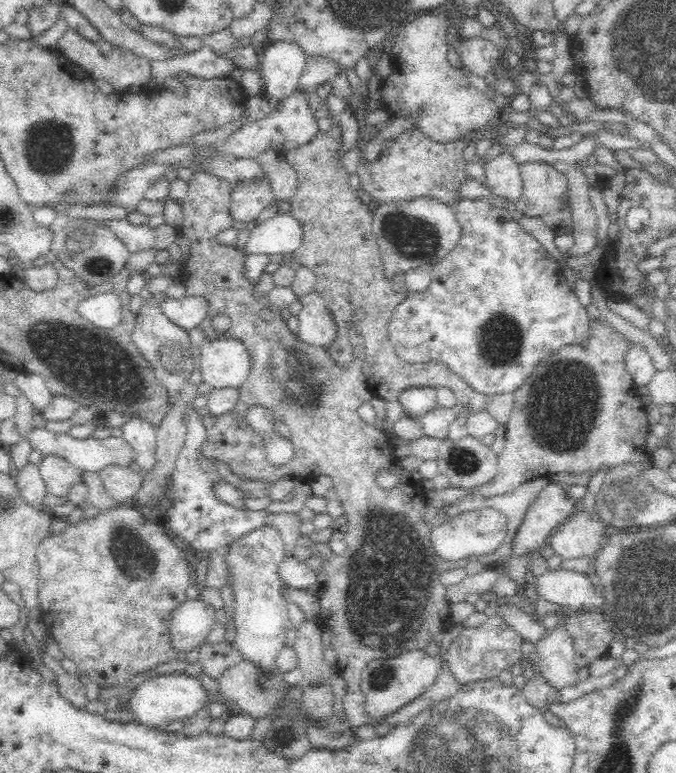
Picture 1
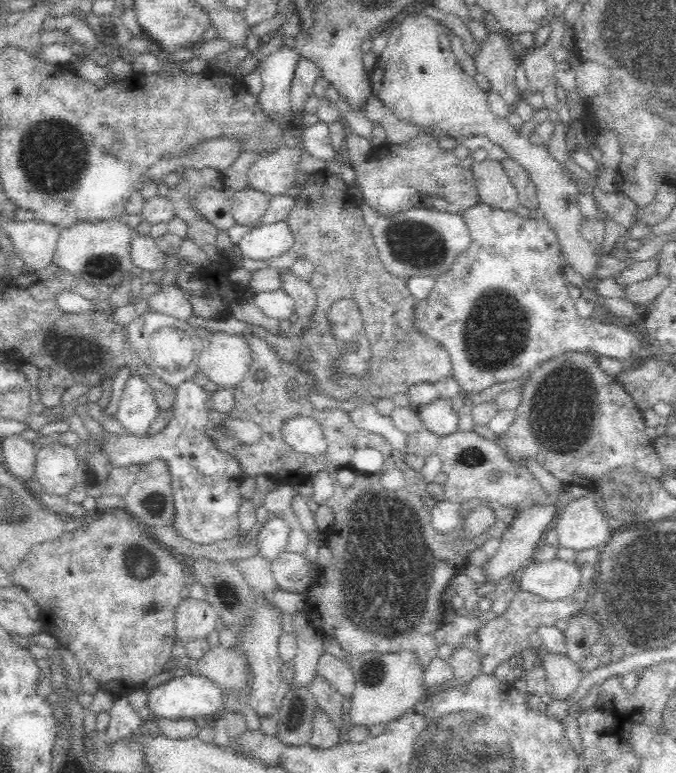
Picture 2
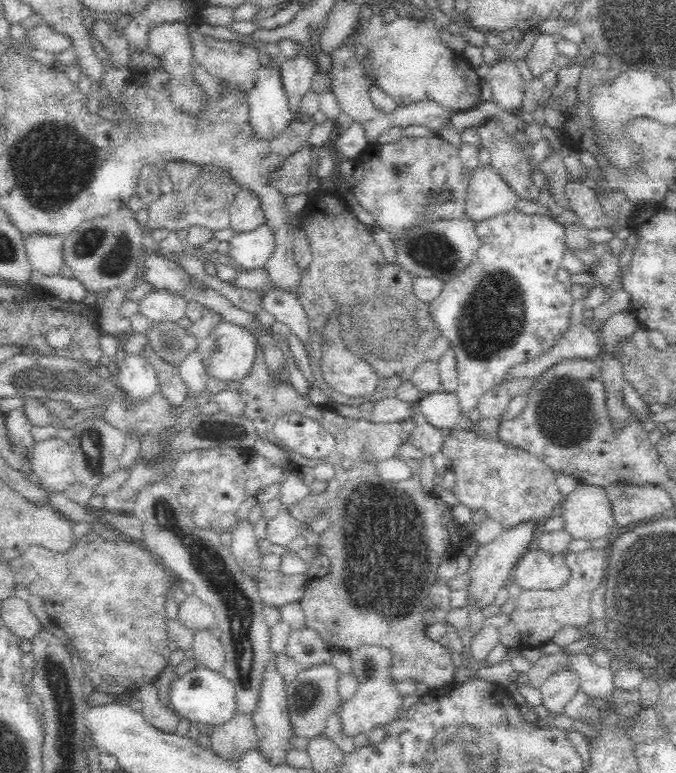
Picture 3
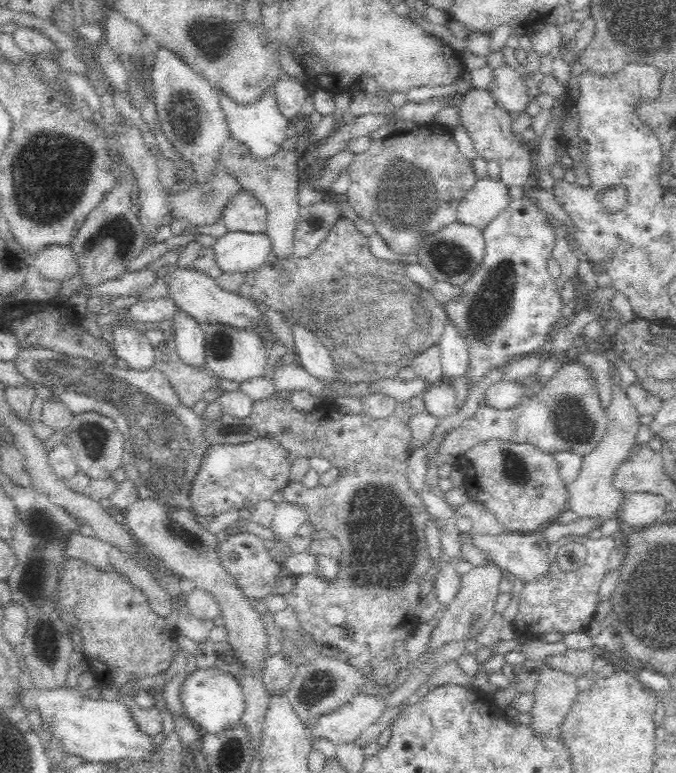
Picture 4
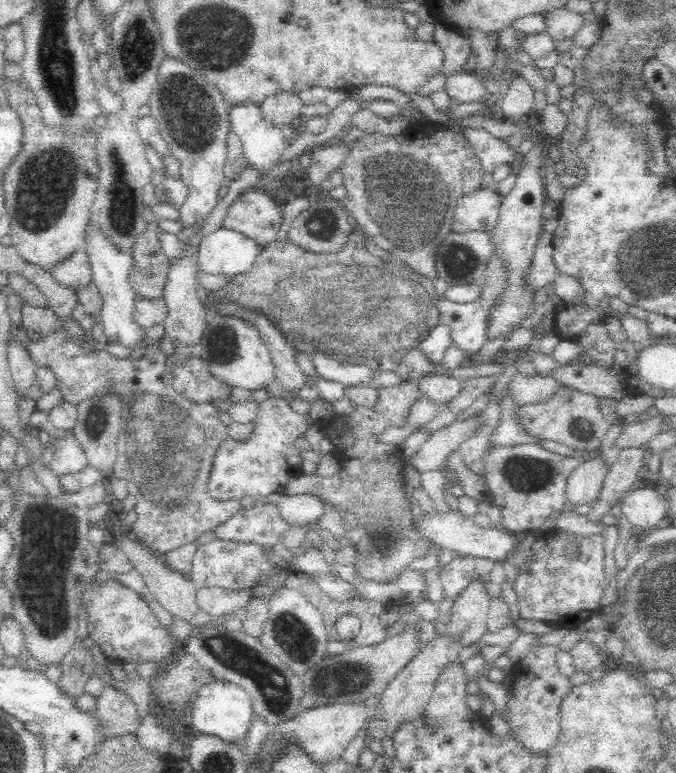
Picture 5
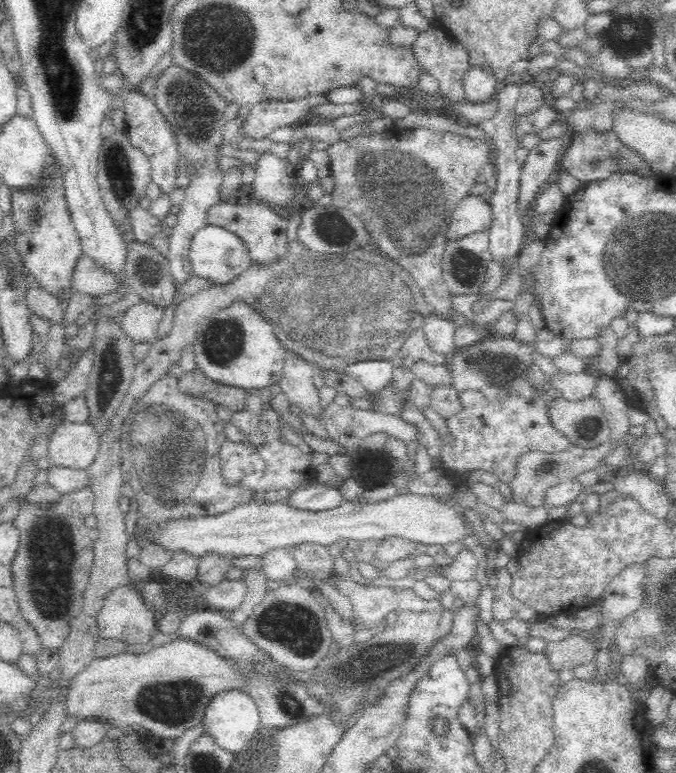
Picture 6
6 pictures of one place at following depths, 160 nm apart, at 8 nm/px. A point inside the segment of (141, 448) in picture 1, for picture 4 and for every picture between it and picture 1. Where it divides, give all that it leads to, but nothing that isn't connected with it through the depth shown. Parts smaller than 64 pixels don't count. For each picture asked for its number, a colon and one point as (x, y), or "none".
2: (137, 409)
3: (137, 376)
4: (130, 344)

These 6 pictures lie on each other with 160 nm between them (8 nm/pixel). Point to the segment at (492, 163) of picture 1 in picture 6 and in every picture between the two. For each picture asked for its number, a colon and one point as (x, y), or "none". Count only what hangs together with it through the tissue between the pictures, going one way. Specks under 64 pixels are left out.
2: (493, 187)
3: (488, 195)
4: (485, 201)
5: (479, 211)
6: (473, 214)

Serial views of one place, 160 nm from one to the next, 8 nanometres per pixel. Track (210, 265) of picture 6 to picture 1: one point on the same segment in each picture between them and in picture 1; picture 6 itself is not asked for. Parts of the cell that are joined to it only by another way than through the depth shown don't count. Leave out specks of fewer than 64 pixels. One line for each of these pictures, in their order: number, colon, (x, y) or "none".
1: (281, 234)
2: (264, 242)
3: (251, 250)
4: (234, 251)
5: (225, 252)

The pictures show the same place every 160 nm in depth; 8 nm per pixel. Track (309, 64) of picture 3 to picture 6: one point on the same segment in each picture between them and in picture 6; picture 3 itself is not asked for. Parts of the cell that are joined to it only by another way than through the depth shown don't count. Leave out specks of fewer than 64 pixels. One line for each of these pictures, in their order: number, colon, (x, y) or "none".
4: (290, 93)
5: (284, 108)
6: (263, 118)

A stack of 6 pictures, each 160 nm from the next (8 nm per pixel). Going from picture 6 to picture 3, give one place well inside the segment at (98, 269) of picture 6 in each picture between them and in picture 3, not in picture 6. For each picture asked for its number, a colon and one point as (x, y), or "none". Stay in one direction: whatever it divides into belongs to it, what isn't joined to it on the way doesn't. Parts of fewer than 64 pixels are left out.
3: (45, 253)
4: (54, 263)
5: (75, 272)

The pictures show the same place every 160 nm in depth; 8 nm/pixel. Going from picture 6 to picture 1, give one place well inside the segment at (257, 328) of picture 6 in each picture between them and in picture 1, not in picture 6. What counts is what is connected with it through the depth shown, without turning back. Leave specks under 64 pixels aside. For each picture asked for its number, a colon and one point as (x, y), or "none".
1: (225, 363)
2: (225, 358)
3: (228, 352)
4: (237, 355)
5: (232, 347)

